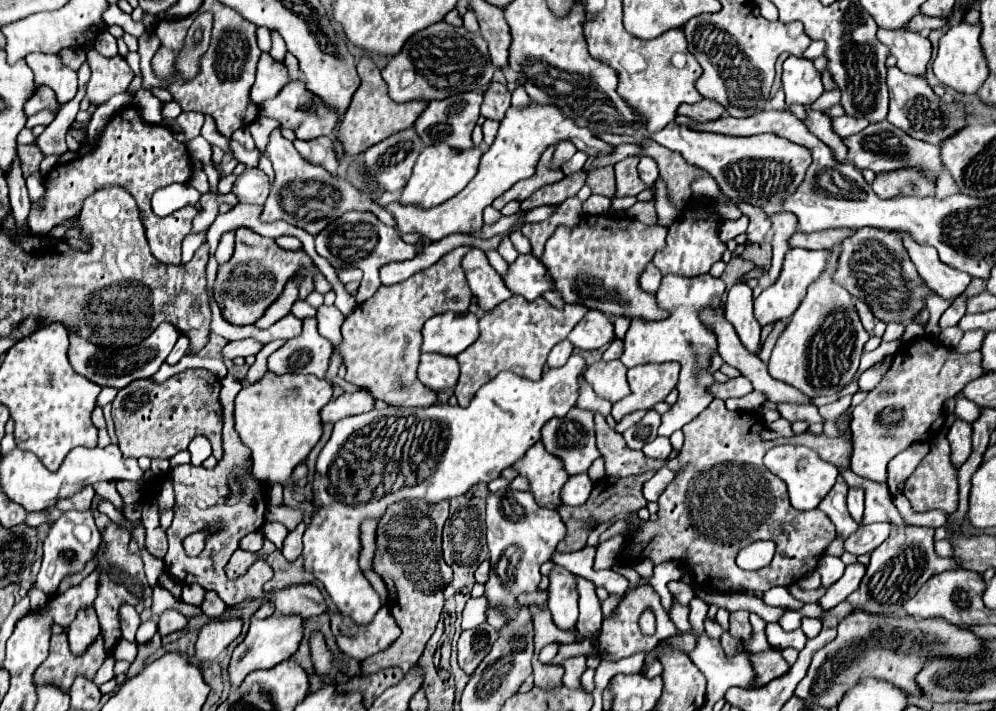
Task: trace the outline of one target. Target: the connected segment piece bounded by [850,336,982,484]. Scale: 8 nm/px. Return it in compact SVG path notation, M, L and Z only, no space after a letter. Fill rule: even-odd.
M922 336L898 348L892 366L880 384L854 408L854 420L850 424L854 442L850 466L852 472L884 484L888 462L910 444L932 440L942 430L946 420L944 402L954 398L970 380L976 380L980 374L980 352L958 354L942 346L942 342L932 336Z

